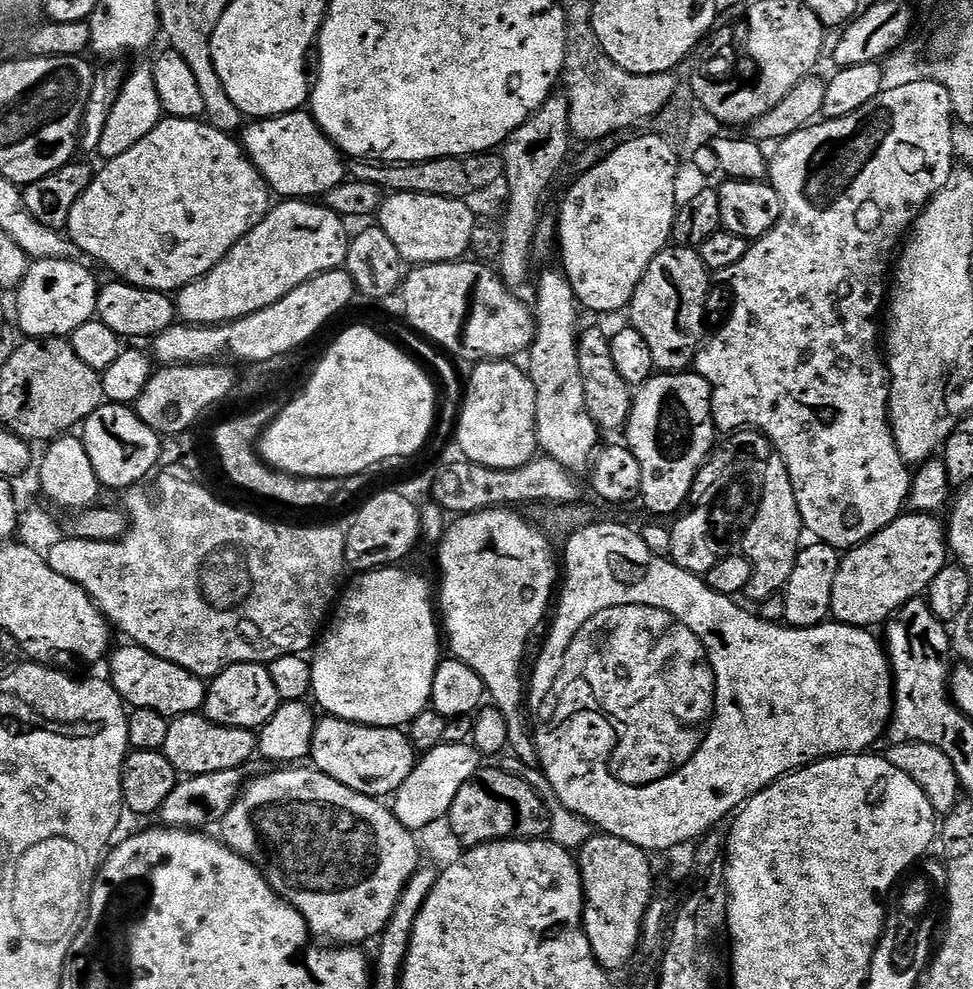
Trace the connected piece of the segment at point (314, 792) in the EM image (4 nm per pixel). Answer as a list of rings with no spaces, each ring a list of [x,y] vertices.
[[[288,766],[283,770],[274,771],[276,772],[270,776],[258,777],[253,784],[251,781],[245,787],[240,797],[234,802],[234,806],[230,806],[224,819],[219,821],[218,829],[220,828],[221,832],[219,835],[228,847],[233,848],[239,856],[246,857],[249,862],[259,868],[261,875],[264,876],[264,881],[281,898],[292,904],[294,910],[301,912],[308,924],[308,931],[317,941],[327,942],[332,946],[360,946],[363,945],[363,940],[375,941],[379,937],[380,931],[387,926],[390,914],[394,914],[394,906],[398,906],[398,898],[402,894],[406,882],[416,873],[416,869],[421,867],[422,849],[417,844],[417,837],[406,826],[402,826],[387,803],[381,802],[374,796],[358,794],[354,790],[350,790],[350,786],[342,786],[342,782],[334,782],[334,778],[317,772],[315,767]]]

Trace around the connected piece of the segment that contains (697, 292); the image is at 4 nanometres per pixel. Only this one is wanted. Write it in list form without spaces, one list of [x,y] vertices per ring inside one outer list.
[[[663,248],[650,262],[630,305],[631,327],[646,338],[653,369],[661,373],[687,372],[693,367],[704,336],[704,307],[708,304],[708,267],[694,248]]]

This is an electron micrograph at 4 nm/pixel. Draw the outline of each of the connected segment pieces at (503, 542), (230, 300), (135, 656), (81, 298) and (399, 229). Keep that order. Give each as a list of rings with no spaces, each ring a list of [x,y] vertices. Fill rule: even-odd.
[[[507,507],[483,509],[453,519],[447,525],[438,547],[438,608],[442,613],[442,632],[446,637],[447,651],[449,648],[452,651],[449,653],[455,659],[470,666],[470,670],[482,678],[484,691],[491,703],[508,720],[508,748],[513,752],[511,755],[527,768],[540,768],[540,762],[533,733],[524,729],[524,720],[520,717],[520,707],[524,708],[526,704],[526,680],[520,677],[520,663],[524,660],[528,639],[543,622],[544,615],[547,612],[549,615],[558,588],[558,560],[552,557],[552,552],[554,548],[547,537],[528,524],[519,511]]]
[[[285,199],[277,208],[275,205],[264,220],[258,222],[254,230],[250,230],[250,234],[241,238],[226,254],[226,258],[214,266],[214,270],[175,293],[177,317],[185,324],[229,324],[250,314],[258,314],[258,310],[266,310],[266,306],[274,306],[274,302],[286,298],[290,290],[302,286],[302,282],[318,274],[343,269],[350,243],[350,232],[344,227],[344,217],[334,214],[323,203],[309,202],[307,199]]]
[[[129,643],[127,647],[120,648],[117,652],[115,649],[110,656],[110,682],[116,687],[116,693],[125,705],[133,709],[145,708],[156,711],[167,718],[190,716],[203,709],[206,684],[201,677],[190,674],[190,670],[174,662],[166,662],[166,658],[158,658],[153,652],[141,648],[139,644]]]
[[[38,260],[28,265],[28,272],[15,289],[18,298],[19,331],[28,338],[71,337],[78,326],[96,316],[98,283],[89,265],[74,260]]]
[[[394,192],[385,195],[378,213],[378,227],[394,242],[394,250],[398,250],[405,265],[449,264],[465,259],[472,246],[470,234],[478,216],[468,204],[471,203],[434,194]]]

